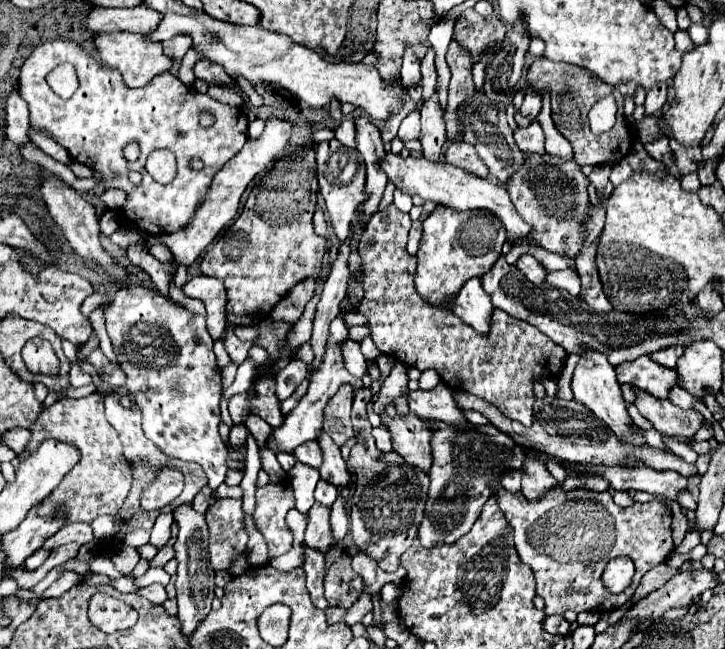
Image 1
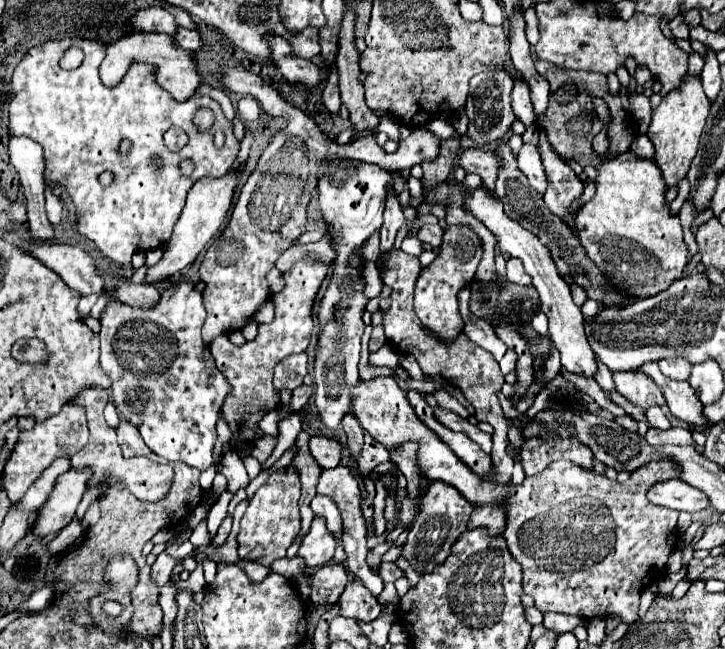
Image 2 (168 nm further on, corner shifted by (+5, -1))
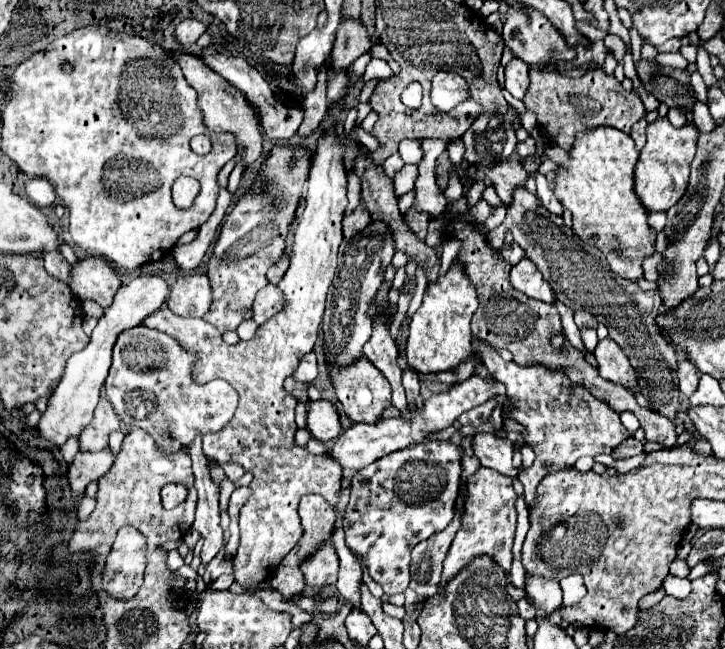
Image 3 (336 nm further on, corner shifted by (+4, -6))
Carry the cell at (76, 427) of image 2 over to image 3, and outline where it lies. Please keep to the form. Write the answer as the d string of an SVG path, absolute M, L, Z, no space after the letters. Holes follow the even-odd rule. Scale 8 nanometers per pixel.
M138 276L130 284L126 284L118 290L116 300L100 318L86 348L72 354L70 360L66 362L62 382L58 384L56 392L50 396L48 408L36 426L36 430L40 432L42 438L52 440L56 446L62 446L70 436L80 436L82 428L92 420L92 412L98 404L100 390L104 386L104 380L106 380L110 364L112 364L112 348L114 348L120 332L140 326L144 322L144 318L148 318L152 312L156 312L166 302L168 290L170 288L162 276Z

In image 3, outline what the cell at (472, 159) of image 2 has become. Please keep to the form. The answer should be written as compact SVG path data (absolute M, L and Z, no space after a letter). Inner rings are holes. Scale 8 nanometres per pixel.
M510 158L498 164L498 168L488 170L488 178L494 182L494 188L504 202L504 206L510 206L514 202L514 190L526 188L528 172L522 166L522 160Z

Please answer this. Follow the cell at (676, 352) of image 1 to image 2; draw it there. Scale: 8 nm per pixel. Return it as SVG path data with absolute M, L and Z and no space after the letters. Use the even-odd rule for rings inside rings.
M661 359L657 361L659 369L663 375L667 375L669 379L677 379L677 381L685 381L689 377L689 367L691 363L685 359Z

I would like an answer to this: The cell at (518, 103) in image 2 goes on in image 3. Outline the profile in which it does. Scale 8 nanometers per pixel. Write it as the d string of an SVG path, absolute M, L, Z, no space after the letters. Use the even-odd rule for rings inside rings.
M512 58L506 66L506 90L518 100L522 100L528 84L530 84L528 70L530 70L530 66L518 58Z

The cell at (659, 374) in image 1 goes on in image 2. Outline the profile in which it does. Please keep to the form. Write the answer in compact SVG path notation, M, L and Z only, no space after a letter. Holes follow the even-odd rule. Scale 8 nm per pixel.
M645 363L639 367L639 371L657 383L657 387L663 391L663 395L667 399L671 413L677 419L687 421L691 425L705 425L707 423L707 419L701 415L703 405L687 381L673 381L673 379L661 375L657 363Z

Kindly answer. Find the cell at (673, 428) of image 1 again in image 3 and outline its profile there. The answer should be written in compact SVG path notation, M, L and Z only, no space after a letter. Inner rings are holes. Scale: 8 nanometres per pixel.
M612 338L598 340L594 356L598 360L598 372L602 378L622 384L622 386L630 386L634 388L634 392L638 392L636 370L630 366L626 354Z

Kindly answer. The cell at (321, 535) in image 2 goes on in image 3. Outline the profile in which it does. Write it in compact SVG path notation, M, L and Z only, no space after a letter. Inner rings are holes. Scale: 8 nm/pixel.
M326 542L310 560L302 564L302 572L308 586L326 586L336 584L338 578L338 556L334 546Z

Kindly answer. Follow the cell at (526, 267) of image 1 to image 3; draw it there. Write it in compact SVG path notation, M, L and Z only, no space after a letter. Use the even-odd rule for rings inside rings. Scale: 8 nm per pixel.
M522 258L510 272L510 282L516 290L526 294L528 298L536 298L542 302L554 302L554 292L550 284L542 278L538 268L534 268L534 262L530 258Z

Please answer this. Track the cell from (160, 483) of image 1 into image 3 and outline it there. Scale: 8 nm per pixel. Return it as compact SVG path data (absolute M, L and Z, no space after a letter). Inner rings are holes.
M100 396L100 402L96 406L92 422L82 430L79 437L80 450L82 452L98 452L108 444L110 432L120 430L120 420L114 414L112 406L108 404L106 396Z

